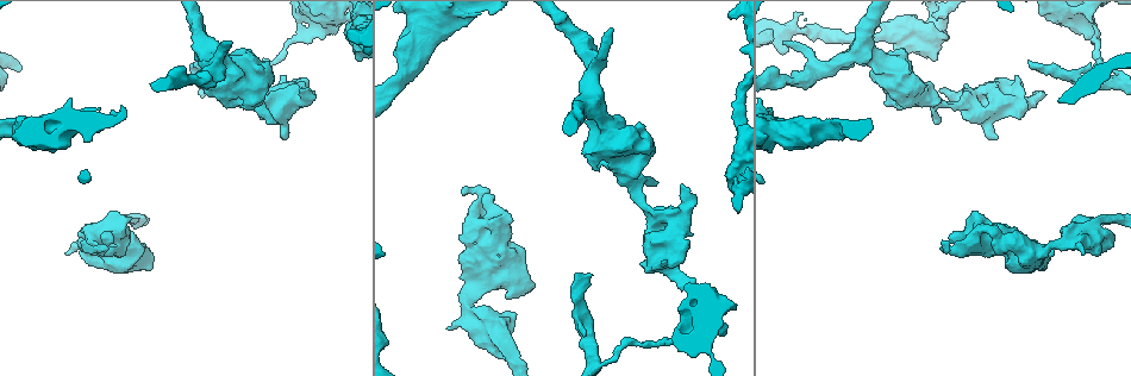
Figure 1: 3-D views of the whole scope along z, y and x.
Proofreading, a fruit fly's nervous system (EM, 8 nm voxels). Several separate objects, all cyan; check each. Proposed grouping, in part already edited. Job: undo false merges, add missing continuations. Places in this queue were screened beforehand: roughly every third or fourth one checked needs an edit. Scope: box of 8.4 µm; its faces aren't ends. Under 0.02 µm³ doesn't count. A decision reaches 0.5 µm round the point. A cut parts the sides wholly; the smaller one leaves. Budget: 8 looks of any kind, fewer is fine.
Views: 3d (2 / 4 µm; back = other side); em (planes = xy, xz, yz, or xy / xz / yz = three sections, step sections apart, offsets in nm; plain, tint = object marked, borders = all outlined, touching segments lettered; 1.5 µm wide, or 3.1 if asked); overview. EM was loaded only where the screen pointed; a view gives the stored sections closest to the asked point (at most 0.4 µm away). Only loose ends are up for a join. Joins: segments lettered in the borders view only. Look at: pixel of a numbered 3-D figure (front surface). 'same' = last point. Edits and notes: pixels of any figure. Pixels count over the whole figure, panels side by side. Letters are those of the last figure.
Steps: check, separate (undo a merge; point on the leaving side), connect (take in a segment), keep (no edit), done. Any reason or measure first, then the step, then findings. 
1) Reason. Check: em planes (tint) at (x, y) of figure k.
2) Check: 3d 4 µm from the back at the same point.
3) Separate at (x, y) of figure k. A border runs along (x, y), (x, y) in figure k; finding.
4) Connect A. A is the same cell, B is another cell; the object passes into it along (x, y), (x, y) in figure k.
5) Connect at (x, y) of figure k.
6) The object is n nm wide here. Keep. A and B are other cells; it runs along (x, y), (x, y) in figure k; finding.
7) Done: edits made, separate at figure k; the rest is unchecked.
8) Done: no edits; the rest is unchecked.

Free end. Check: em planes (borders) at (450, 330) of figure 1.

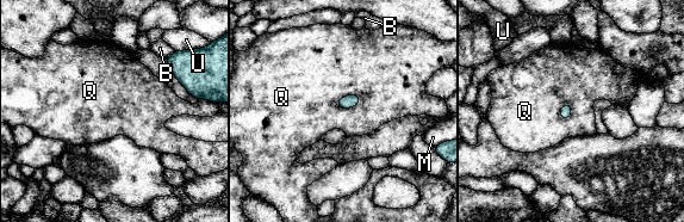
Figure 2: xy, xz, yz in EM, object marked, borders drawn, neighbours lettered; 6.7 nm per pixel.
Keep. B, M, Q and U are other cells; a border runs along (361, 98), (348, 94), (336, 104) in figure 2; no lettered segment goes on from it.

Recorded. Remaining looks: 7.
An open end. Check: em planes (borders) at (1028, 60) of figure 1.

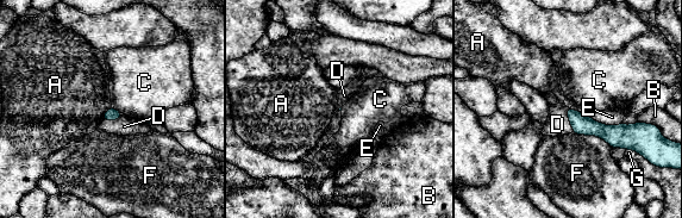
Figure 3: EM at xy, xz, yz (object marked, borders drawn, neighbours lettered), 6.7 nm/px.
Connect D. D is the same cell, A, B, C, E, F and G are other cells; the neuron continues.

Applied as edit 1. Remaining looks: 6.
Redraw. Check: overview.

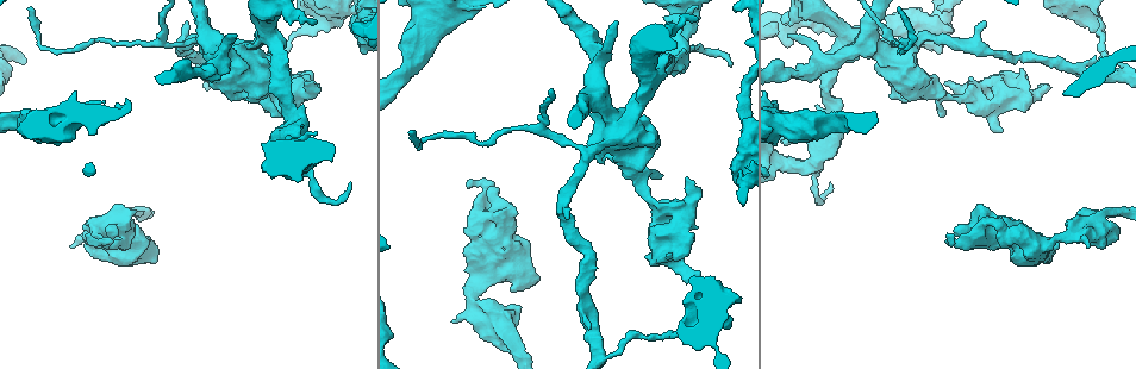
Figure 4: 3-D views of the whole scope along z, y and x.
Branch stops here. Check: 3d 4 µm at (942, 114) of figure 4.

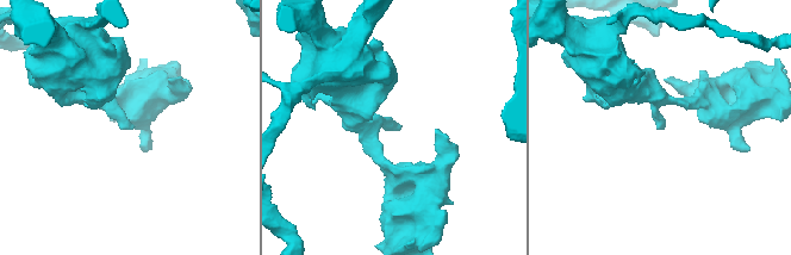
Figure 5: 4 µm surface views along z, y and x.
Now the EM. Check: em planes (borders) at (662, 126) of figure 5.

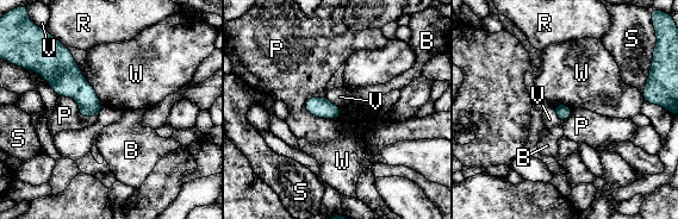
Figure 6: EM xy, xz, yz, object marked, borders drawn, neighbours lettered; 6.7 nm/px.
Keep. B, P, R, S, V and W are other cells; none of them fits.

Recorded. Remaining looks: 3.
Done: edits made, connect at figure 3; the rest is unchecked.

